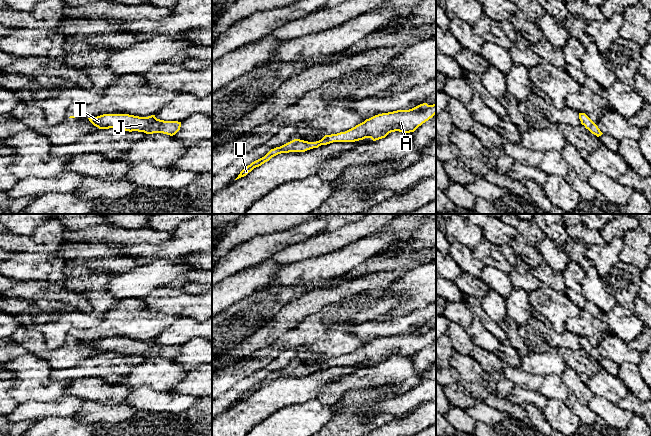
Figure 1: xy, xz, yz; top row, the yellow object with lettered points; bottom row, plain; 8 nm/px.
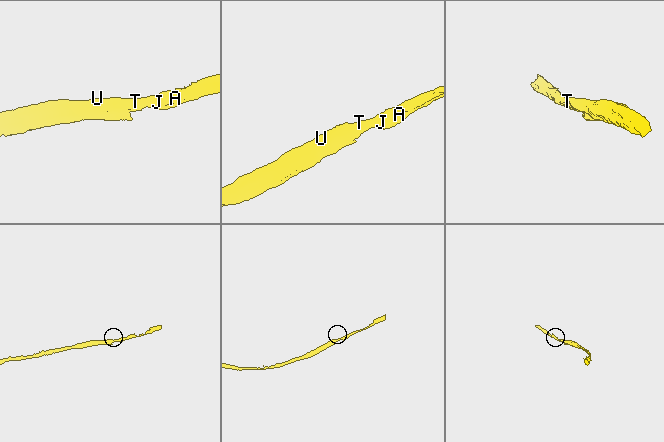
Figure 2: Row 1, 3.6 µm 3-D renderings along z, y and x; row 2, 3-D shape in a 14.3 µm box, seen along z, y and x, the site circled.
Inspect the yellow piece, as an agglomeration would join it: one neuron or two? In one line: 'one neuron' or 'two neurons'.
one neuron

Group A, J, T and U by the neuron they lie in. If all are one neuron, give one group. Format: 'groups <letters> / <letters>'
groups A J T U

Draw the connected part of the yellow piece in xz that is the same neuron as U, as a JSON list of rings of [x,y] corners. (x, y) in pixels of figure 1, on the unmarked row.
[[[423,327],[409,334],[397,334],[375,339],[345,356],[325,359],[316,366],[294,363],[280,371],[271,373],[264,381],[252,386],[240,396],[235,404],[246,400],[254,392],[261,390],[272,381],[281,377],[305,376],[333,366],[355,366],[365,362],[371,362],[373,365],[376,365],[385,362],[389,357],[395,355],[403,357],[414,356],[435,338],[436,328],[428,329]]]

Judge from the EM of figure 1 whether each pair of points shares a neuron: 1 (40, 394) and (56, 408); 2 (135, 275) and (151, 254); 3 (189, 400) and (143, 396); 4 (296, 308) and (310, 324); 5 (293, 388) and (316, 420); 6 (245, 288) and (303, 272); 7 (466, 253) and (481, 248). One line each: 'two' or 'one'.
1: two
2: two
3: one
4: two
5: two
6: two
7: two

